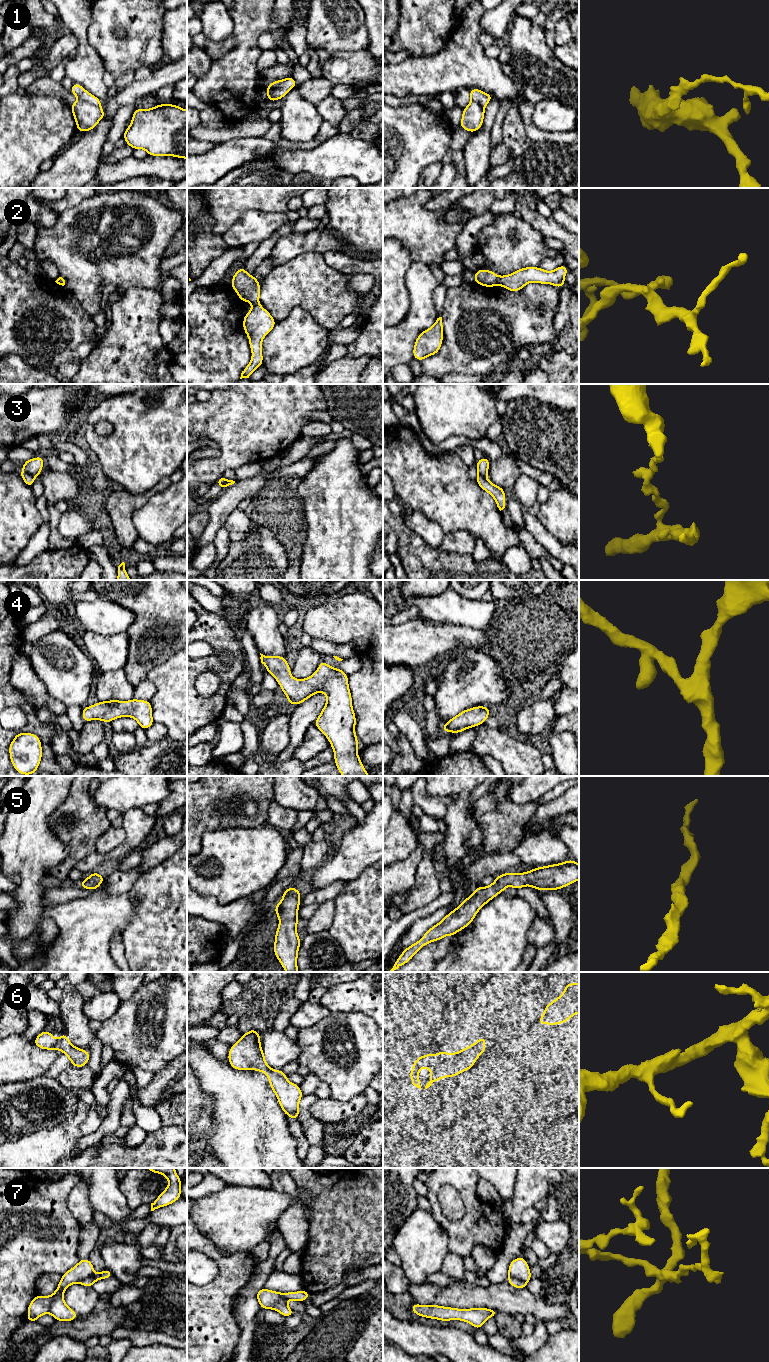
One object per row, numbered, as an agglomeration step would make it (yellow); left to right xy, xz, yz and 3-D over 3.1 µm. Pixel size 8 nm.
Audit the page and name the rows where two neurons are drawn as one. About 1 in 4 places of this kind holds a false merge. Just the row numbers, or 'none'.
1, 2, 3, 7

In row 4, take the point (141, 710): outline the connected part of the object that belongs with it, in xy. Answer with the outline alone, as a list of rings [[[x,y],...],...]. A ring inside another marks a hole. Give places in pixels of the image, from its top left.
[[[133,698],[129,701],[119,701],[112,699],[106,702],[99,701],[89,707],[84,706],[82,710],[82,718],[85,722],[95,719],[110,723],[120,717],[134,718],[138,722],[139,727],[145,731],[154,723],[152,705],[147,700]]]

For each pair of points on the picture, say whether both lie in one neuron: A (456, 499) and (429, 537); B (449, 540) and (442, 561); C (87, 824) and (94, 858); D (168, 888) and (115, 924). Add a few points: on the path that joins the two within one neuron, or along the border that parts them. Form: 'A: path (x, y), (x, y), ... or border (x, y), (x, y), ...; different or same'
A: border (418, 511), (435, 521), (446, 535); different
B: border (435, 548), (441, 551), (468, 554); different
C: border (95, 851), (81, 859), (74, 867); different
D: border (129, 892), (134, 904), (134, 916), (123, 932); different

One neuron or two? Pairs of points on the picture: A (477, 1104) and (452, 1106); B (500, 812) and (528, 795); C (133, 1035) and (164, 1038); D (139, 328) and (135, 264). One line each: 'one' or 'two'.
A: one
B: two
C: one
D: two

